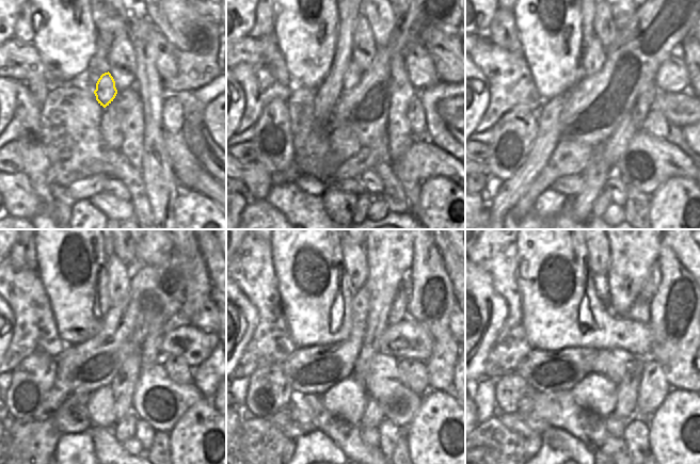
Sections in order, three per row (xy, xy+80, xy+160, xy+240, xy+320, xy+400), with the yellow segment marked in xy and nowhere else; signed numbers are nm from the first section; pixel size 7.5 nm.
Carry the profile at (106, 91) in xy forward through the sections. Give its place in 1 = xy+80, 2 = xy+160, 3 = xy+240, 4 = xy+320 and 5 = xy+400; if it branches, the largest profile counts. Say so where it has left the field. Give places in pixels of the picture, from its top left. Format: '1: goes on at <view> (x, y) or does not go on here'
1: goes on at xy+80 (350, 73)
2: goes on at xy+160 (593, 57)
3: goes on at xy+240 (118, 275)
4: goes on at xy+320 (354, 258)
5: goes on at xy+400 (598, 251)

